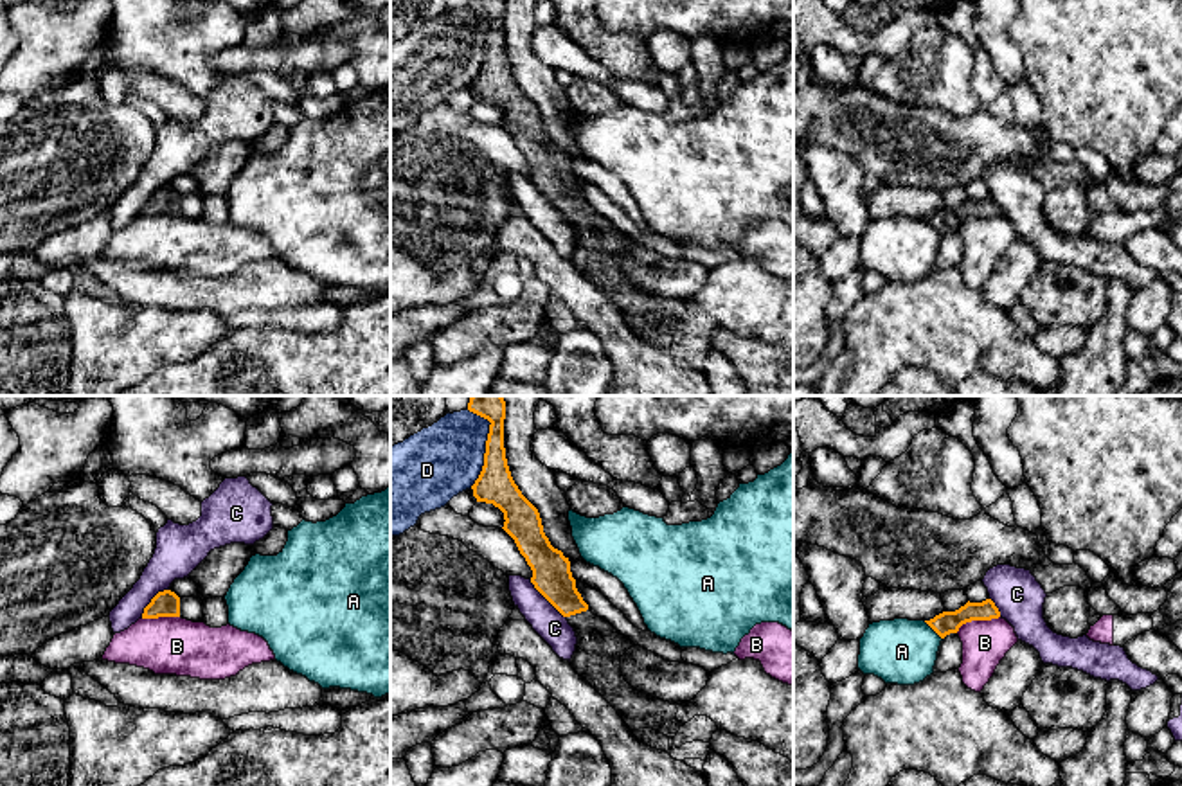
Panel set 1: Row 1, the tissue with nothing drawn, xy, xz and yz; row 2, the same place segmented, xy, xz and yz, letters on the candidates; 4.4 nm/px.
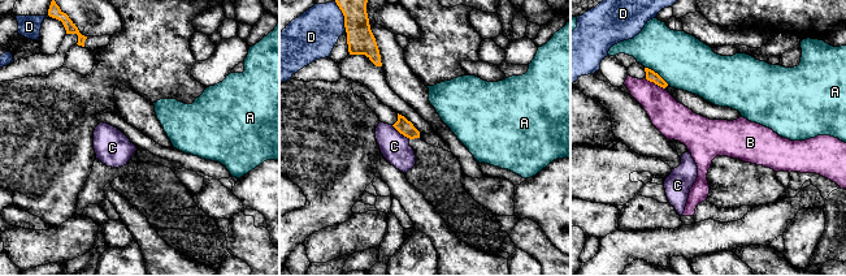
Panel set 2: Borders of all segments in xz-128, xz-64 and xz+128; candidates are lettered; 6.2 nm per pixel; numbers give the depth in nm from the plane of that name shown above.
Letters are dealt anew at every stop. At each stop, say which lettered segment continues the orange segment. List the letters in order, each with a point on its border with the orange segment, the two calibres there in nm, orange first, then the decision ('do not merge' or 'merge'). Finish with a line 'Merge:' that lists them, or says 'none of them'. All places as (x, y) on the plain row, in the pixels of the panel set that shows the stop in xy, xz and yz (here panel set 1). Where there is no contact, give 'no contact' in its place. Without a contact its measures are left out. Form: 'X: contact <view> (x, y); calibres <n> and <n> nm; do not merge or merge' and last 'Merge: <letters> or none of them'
A: contact yz (932, 225); calibres 100 and 300 nm; do not merge
B: contact yz (977, 216); calibres 100 and 200 nm; do not merge
C: contact xz (547, 196); calibres 180 and 140 nm; do not merge
D: contact xz (486, 40); calibres 160 and 320 nm; do not merge
Merge: none of them

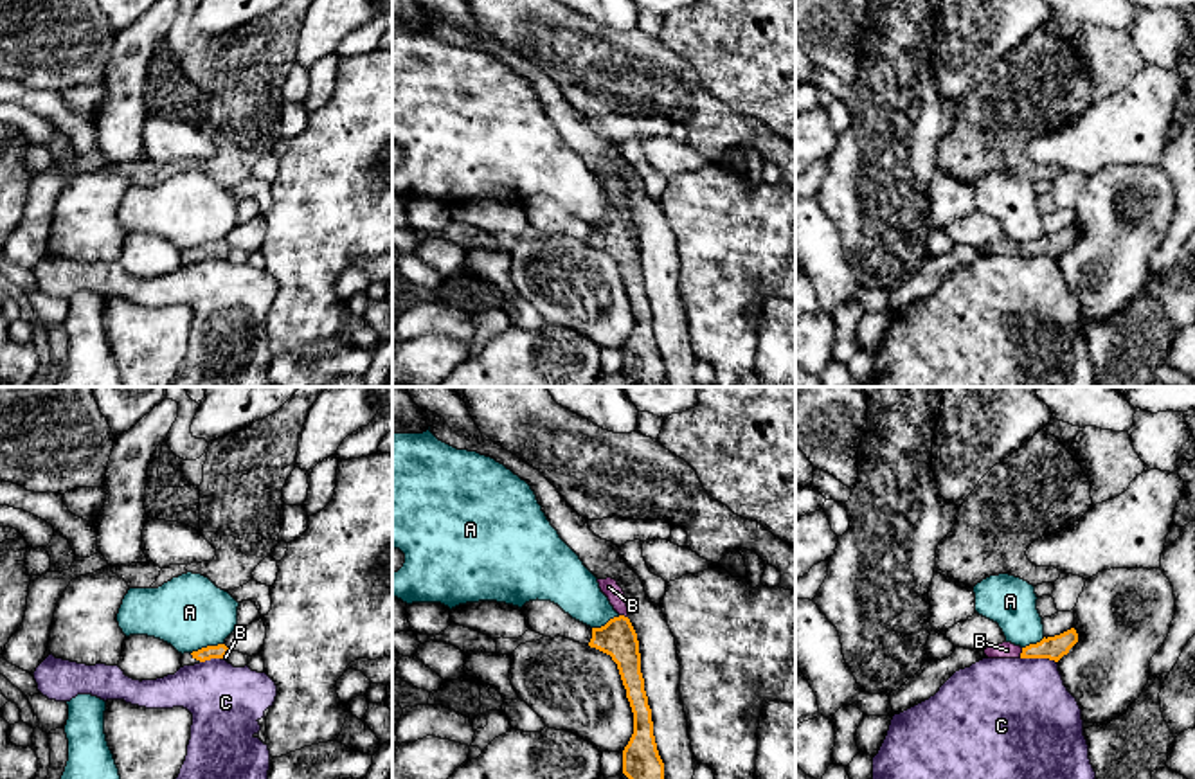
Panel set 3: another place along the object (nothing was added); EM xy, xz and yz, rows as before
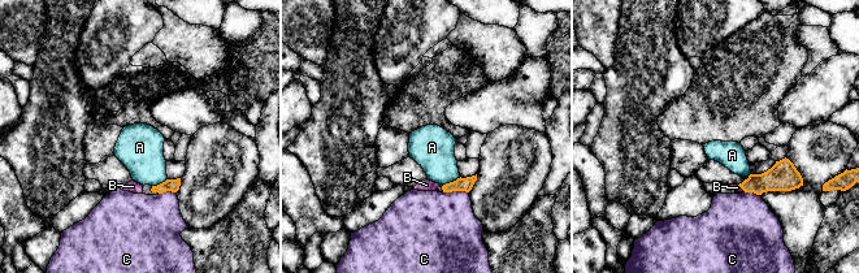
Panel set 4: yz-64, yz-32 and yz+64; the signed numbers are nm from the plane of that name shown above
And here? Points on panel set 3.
A: contact xy (207, 243); calibres 60 and 340 nm; do not merge
B: contact yz (1021, 250); calibres 110 and 80 nm; merge
C: contact yz (1039, 254); calibres 110 and 460 nm; do not merge
Merge: B

